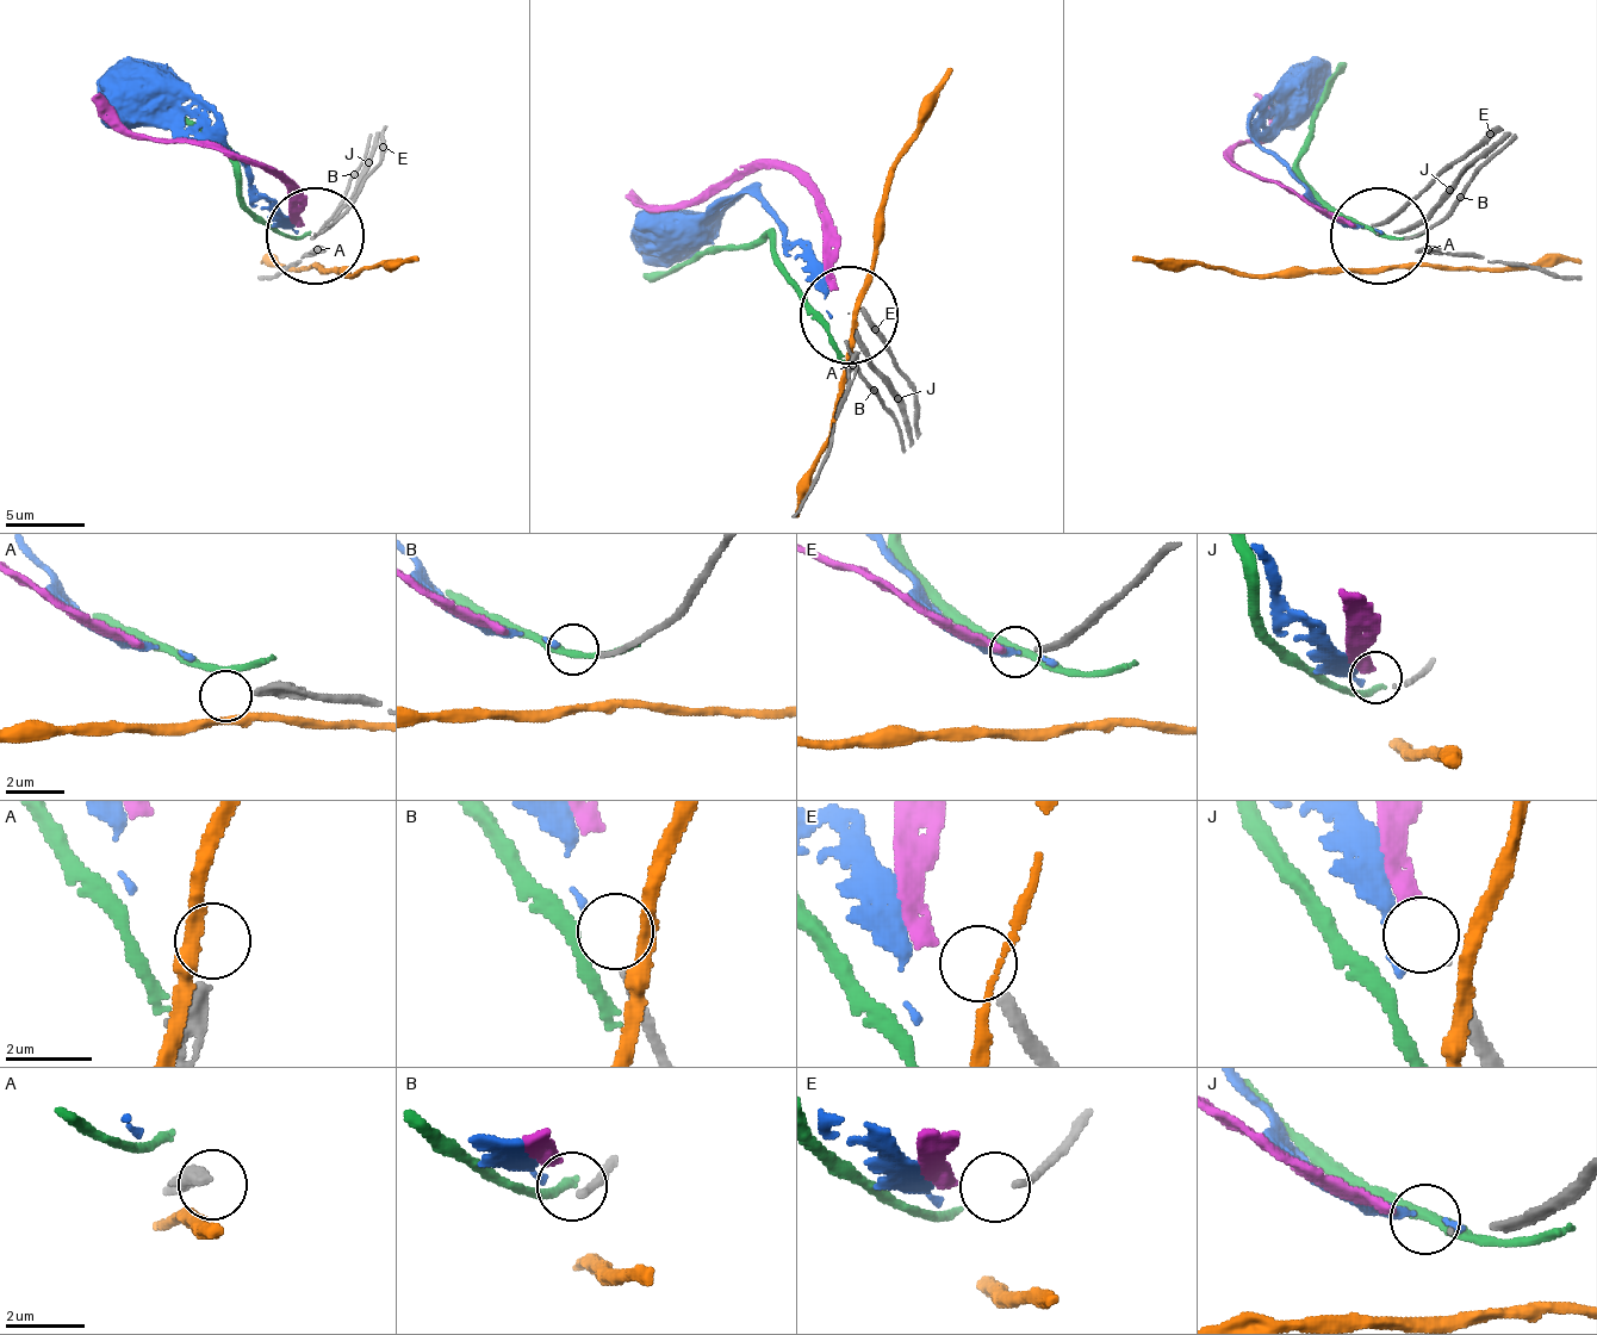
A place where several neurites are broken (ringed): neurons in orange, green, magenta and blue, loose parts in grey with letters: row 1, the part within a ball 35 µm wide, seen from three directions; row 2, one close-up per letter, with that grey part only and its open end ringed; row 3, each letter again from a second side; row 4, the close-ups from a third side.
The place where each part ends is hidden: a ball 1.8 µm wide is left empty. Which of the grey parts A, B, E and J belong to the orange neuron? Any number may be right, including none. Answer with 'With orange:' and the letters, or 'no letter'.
With orange: no letter

